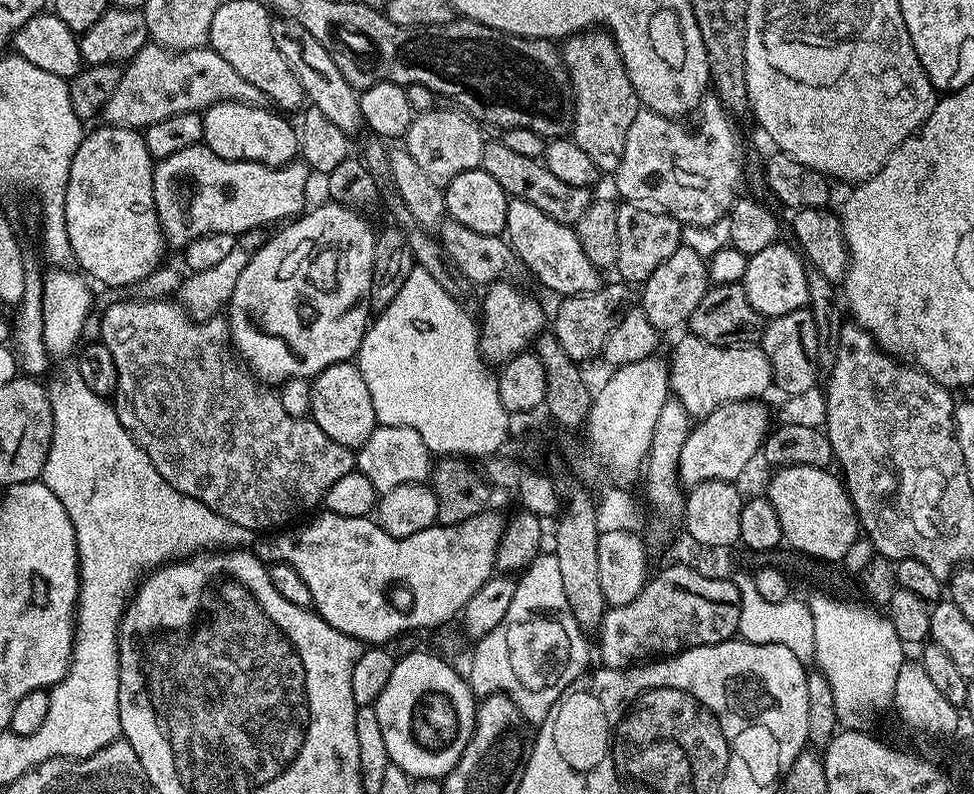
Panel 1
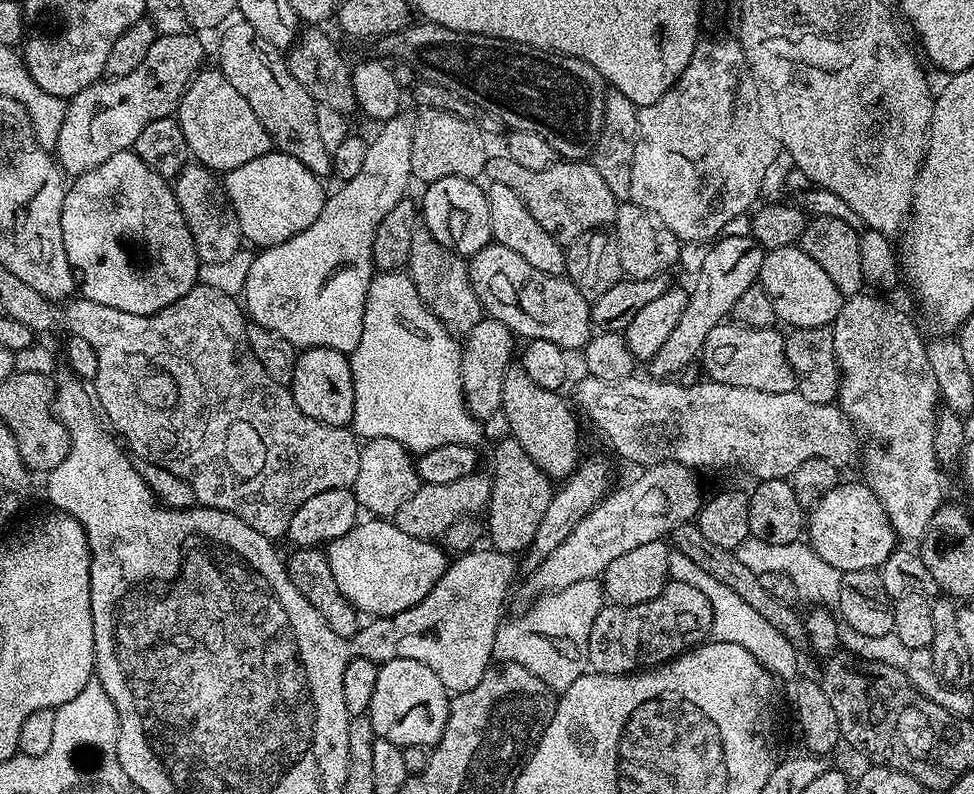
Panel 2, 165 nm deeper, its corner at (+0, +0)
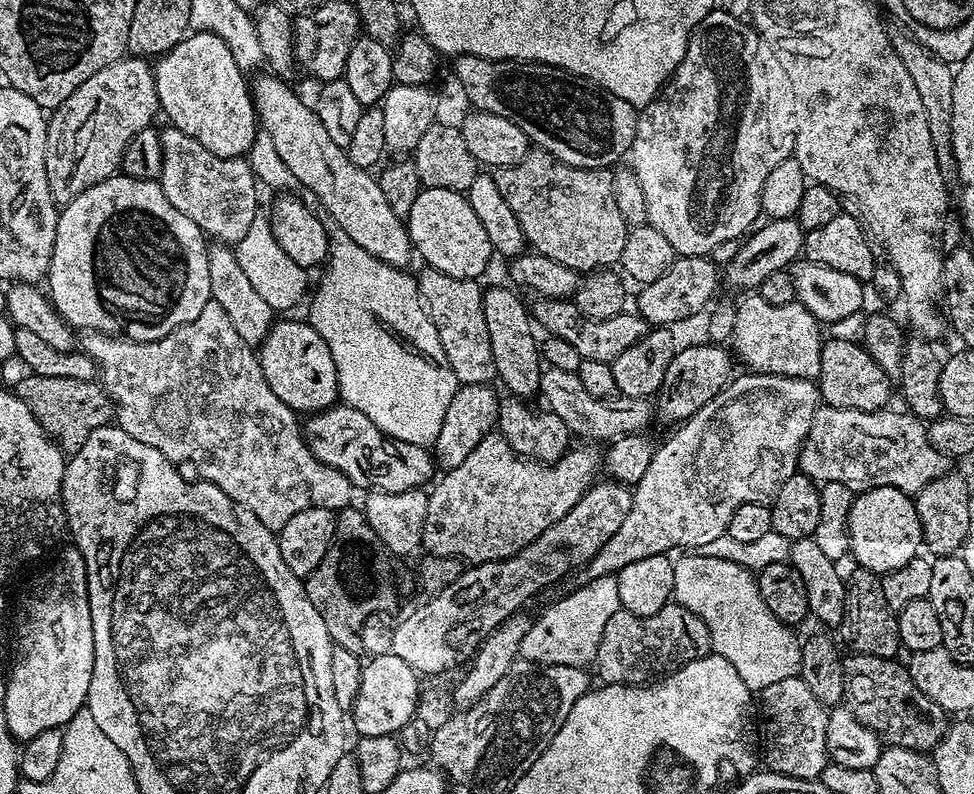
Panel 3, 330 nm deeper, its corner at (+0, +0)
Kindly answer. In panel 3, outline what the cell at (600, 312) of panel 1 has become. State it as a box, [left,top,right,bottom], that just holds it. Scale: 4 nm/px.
[635,256,722,326]

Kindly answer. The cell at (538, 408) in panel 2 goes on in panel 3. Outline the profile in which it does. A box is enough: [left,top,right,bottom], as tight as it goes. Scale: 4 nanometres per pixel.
[484,288,542,398]

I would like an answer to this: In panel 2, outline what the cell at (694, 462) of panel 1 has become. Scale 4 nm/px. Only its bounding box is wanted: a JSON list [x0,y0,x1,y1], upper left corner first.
[519,460,702,602]

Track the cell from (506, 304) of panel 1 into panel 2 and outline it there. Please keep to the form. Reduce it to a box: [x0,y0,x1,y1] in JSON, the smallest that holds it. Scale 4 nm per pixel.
[460,318,514,422]

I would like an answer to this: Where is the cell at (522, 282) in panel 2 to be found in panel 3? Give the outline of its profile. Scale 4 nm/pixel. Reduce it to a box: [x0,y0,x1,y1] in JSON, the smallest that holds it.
[530,298,650,362]

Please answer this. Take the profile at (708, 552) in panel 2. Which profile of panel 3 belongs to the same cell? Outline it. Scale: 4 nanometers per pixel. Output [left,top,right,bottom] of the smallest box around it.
[843,654,949,753]

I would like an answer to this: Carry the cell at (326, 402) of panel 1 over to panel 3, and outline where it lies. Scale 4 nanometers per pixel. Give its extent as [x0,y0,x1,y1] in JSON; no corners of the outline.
[258,318,340,414]

